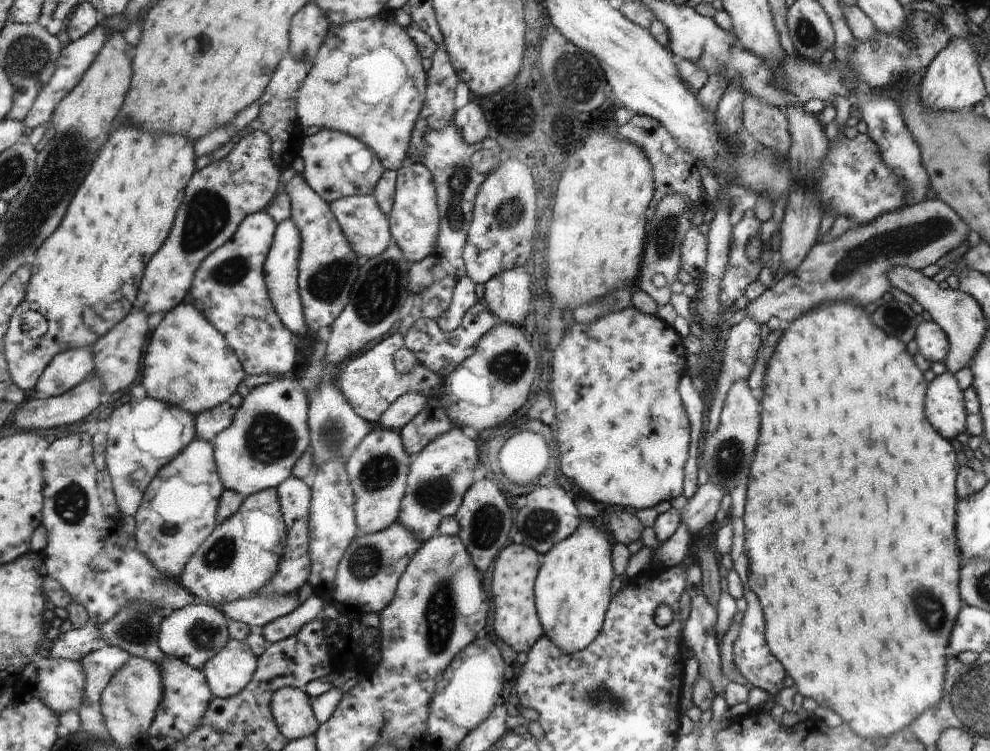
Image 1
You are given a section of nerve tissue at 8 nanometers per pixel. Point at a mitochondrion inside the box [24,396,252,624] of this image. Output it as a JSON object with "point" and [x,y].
{"point":[71,503]}

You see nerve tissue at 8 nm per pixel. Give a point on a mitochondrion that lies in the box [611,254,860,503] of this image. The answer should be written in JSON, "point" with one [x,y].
{"point":[729,458]}

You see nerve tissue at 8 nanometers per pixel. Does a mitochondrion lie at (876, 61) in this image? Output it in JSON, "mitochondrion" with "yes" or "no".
{"mitochondrion":"yes"}

